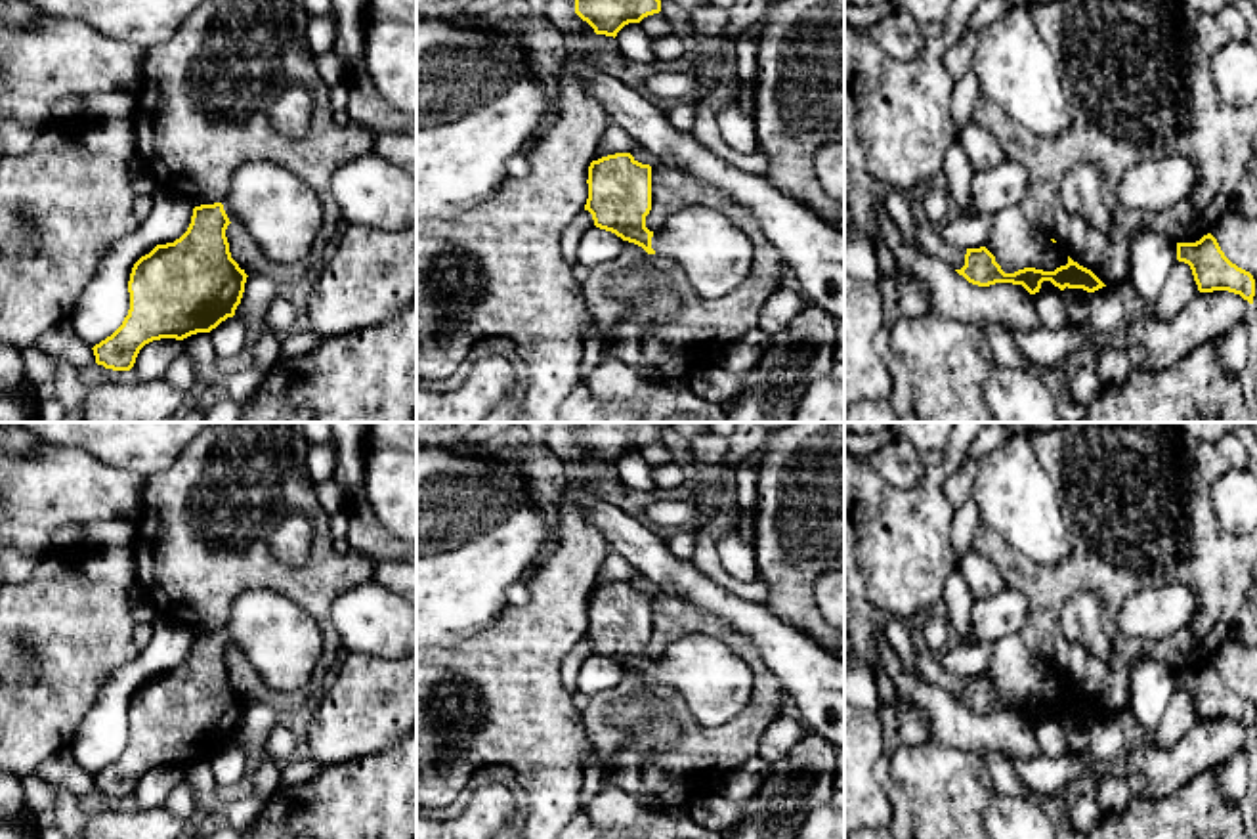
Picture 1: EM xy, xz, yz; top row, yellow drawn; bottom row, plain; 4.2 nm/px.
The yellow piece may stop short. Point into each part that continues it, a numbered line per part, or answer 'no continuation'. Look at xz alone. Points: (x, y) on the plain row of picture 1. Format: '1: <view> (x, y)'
1: xz (715, 683)

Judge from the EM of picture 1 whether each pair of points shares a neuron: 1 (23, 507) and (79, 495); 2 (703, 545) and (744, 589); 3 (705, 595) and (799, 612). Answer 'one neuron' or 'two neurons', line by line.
1: one neuron
2: one neuron
3: two neurons

